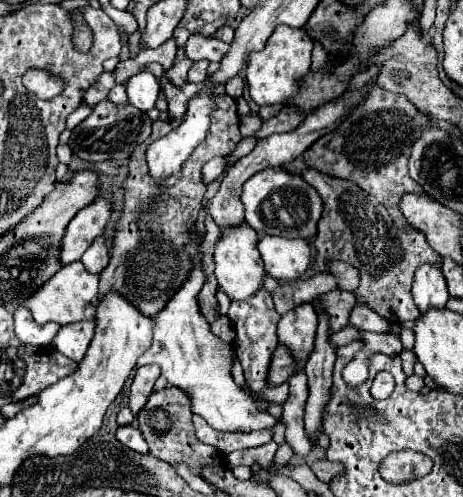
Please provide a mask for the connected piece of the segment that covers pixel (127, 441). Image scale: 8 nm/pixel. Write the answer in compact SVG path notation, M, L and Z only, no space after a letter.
M123 425L123 427L119 427L117 439L119 439L125 447L129 447L129 449L133 449L133 451L139 451L139 453L147 453L147 451L149 451L149 447L147 447L141 431L139 431L137 427L133 427L133 425Z

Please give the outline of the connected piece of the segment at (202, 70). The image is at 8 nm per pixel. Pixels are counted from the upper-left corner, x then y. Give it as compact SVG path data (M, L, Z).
M207 61L193 63L193 67L189 69L189 81L191 83L203 83L205 77L207 77Z

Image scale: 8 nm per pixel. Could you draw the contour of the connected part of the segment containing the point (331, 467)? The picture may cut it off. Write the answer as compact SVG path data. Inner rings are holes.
M315 461L315 475L321 479L321 481L331 481L335 475L337 475L337 471L341 471L341 467L337 465L337 463L331 463L331 461Z

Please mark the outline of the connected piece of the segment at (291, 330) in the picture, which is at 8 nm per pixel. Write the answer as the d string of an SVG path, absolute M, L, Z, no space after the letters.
M301 303L281 317L277 335L281 343L291 347L297 359L307 361L307 355L313 349L315 331L317 331L315 307L313 303Z

